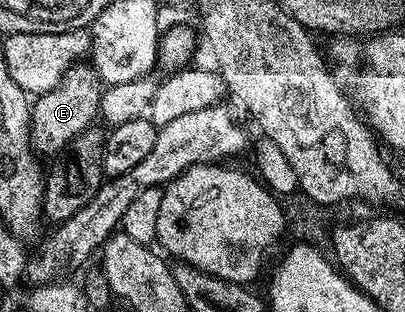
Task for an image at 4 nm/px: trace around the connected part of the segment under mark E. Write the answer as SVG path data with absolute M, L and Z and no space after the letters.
M76 64L70 67L68 71L59 80L59 84L55 88L51 88L46 94L36 95L35 101L31 106L29 116L29 140L33 143L34 151L38 155L50 154L56 156L75 140L75 136L79 136L84 130L90 129L98 121L101 94L103 91L103 83L98 78L97 73L89 64Z

